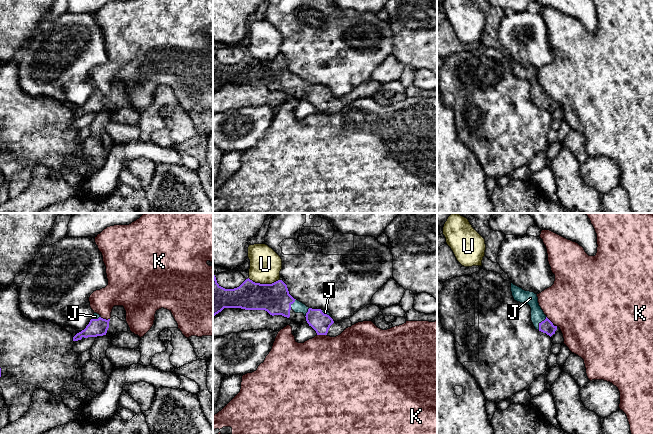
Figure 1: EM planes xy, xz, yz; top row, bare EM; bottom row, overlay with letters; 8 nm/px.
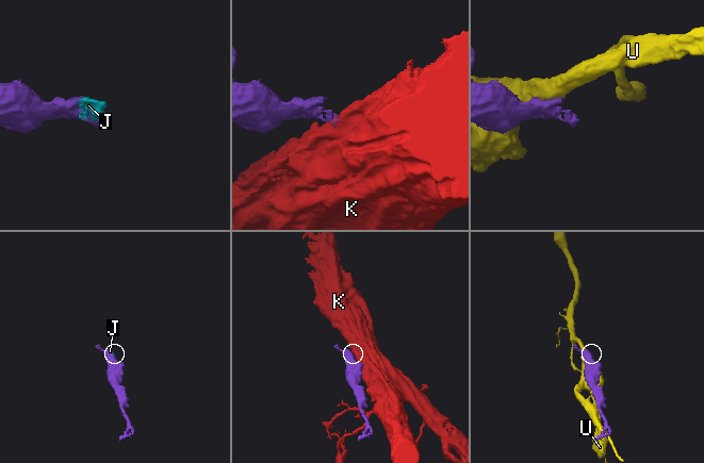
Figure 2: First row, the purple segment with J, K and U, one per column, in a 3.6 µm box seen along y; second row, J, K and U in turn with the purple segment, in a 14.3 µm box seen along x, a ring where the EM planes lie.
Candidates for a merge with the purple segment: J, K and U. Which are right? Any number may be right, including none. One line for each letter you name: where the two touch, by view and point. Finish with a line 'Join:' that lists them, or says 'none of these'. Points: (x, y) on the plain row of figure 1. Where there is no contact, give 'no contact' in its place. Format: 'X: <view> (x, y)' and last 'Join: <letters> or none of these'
J: yz (540, 99)
Join: J

